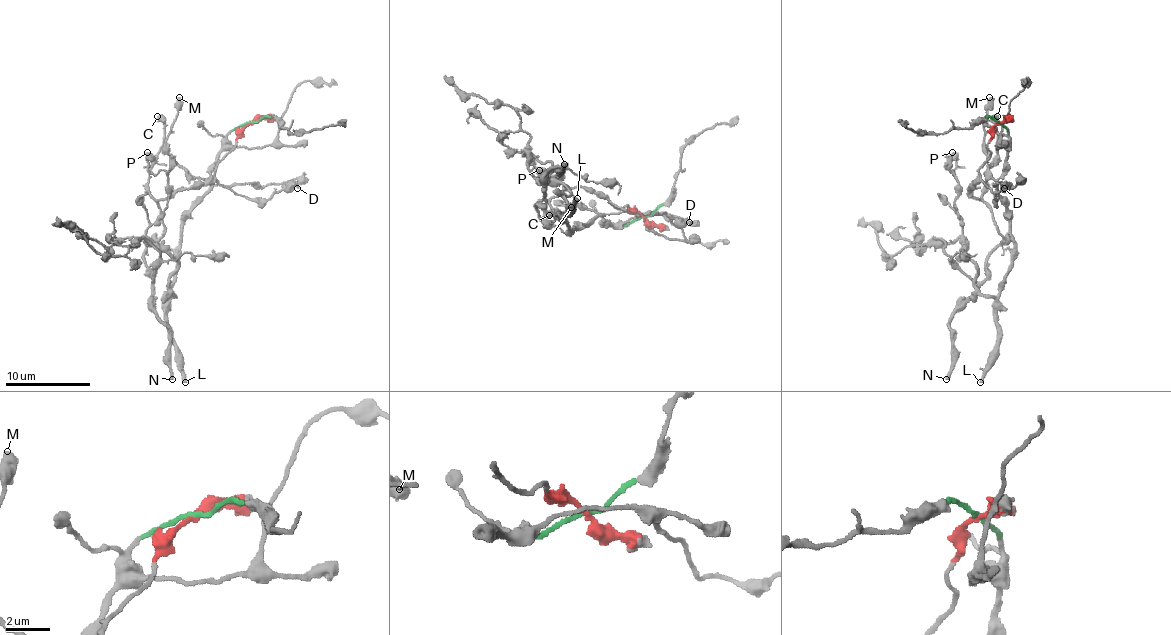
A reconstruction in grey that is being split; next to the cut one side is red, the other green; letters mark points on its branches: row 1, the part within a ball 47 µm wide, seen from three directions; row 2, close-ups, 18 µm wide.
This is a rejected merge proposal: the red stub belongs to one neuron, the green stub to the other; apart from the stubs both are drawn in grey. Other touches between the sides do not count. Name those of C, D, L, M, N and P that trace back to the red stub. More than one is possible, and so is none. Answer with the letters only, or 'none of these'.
C, D, N

